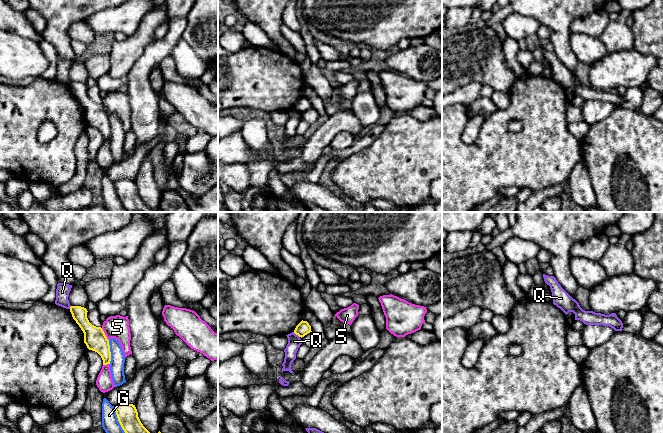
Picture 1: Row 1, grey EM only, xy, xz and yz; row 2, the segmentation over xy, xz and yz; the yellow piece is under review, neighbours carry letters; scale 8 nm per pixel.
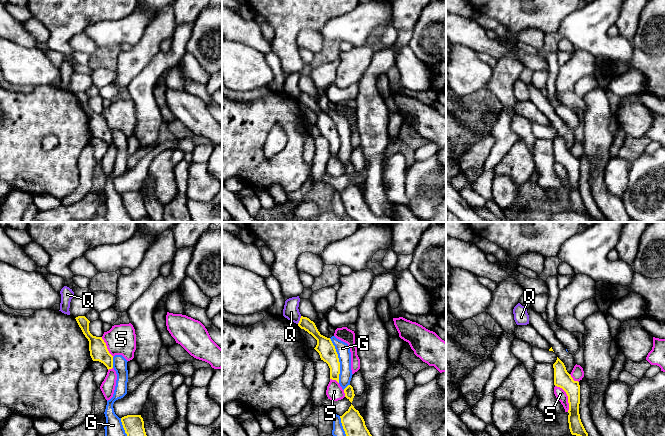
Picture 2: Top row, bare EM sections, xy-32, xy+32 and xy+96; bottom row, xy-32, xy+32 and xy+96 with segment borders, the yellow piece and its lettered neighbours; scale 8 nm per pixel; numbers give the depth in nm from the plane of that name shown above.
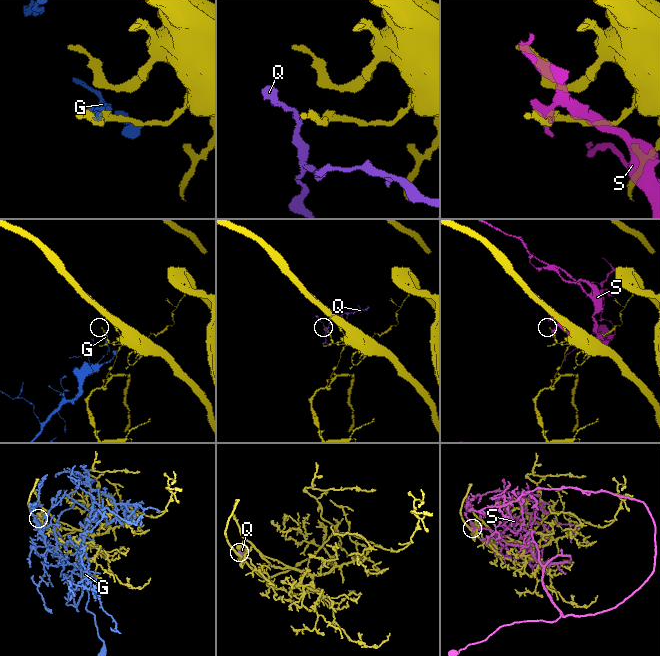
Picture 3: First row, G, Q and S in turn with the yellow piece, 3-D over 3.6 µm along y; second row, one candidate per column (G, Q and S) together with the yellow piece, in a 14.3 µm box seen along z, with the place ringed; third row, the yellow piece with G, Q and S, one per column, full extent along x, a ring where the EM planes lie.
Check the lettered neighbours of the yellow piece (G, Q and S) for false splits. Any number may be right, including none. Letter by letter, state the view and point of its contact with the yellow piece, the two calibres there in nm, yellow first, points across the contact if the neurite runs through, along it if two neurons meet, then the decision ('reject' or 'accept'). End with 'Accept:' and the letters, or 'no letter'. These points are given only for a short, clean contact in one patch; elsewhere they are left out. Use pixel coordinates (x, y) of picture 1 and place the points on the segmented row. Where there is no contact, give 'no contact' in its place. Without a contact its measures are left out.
G: contact xy (118, 420); calibres 170 and 140 nm; reject
Q: contact xz (296, 334); calibres 110 and 110 nm; border xz (293, 332), (299, 337); reject
S: contact xy (104, 334); calibres 180 and 180 nm; reject
Accept: no letter

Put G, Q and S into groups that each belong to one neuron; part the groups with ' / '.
G / Q / S

